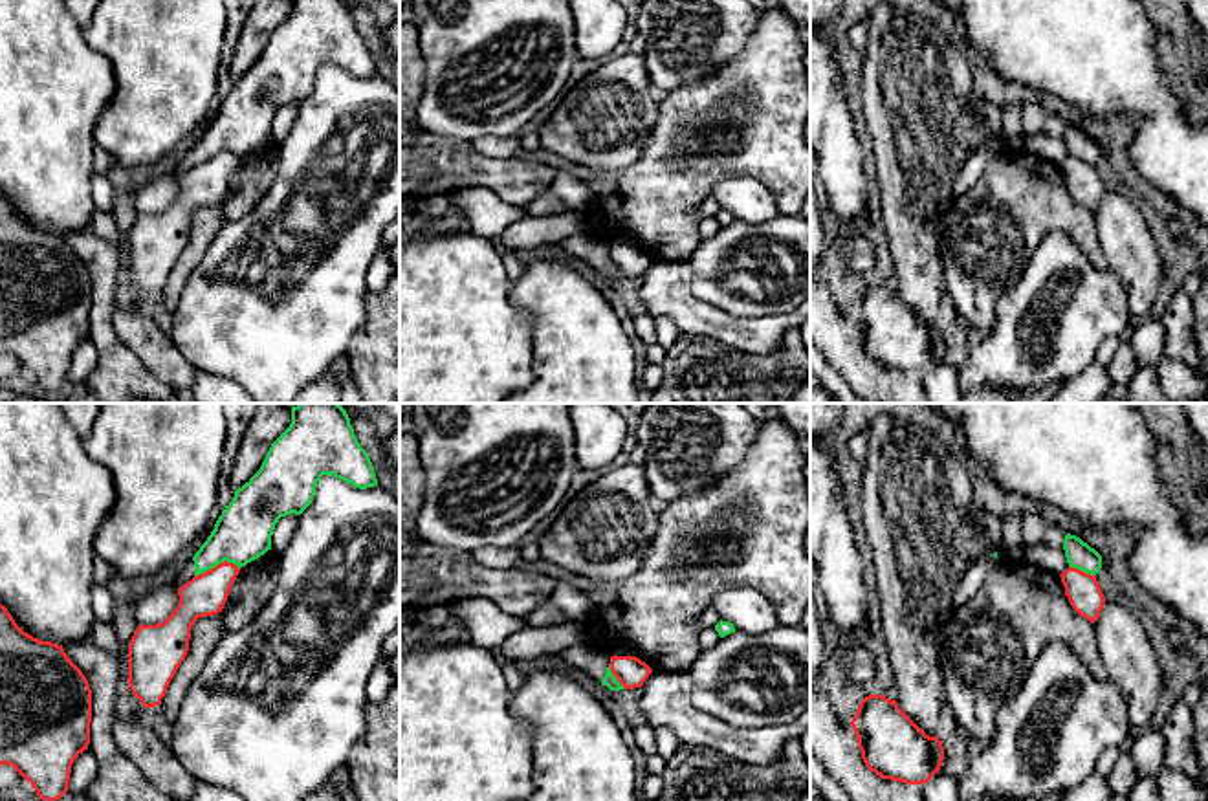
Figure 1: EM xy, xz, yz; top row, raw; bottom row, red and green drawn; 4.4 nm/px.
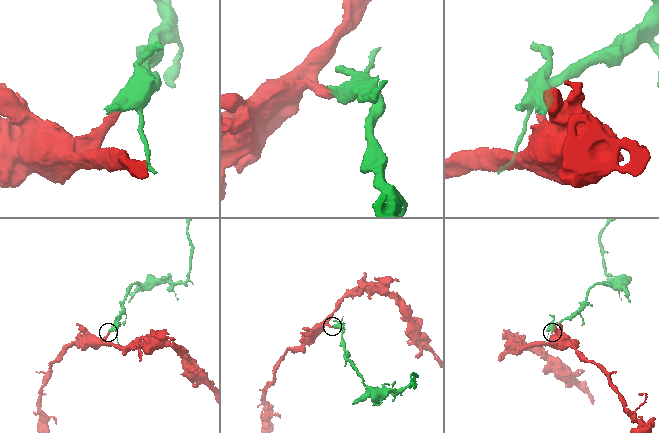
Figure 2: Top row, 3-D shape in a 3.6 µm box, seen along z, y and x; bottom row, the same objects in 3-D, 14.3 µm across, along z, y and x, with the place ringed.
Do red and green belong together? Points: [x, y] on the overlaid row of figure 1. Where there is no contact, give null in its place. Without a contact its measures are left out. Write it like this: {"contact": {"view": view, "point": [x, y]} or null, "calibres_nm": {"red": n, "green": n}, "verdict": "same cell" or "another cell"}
{"contact": {"view": "xy", "point": [217, 565]}, "calibres_nm": {"red": 190, "green": 240}, "verdict": "another cell"}

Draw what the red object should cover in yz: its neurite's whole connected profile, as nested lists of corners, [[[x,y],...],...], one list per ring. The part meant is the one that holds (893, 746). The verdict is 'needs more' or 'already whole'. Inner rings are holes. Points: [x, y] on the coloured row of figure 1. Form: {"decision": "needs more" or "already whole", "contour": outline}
{"decision": "already whole", "contour": [[[884,695],[865,697],[851,720],[865,766],[882,779],[928,783],[942,766],[944,746]]]}

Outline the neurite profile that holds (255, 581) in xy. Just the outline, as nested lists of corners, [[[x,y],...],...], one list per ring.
[[[269,548],[240,568],[222,609],[225,634],[251,623],[273,594],[279,581],[279,554]]]

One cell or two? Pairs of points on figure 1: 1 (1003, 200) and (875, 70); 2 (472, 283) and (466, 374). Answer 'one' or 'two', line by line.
1: two
2: one

